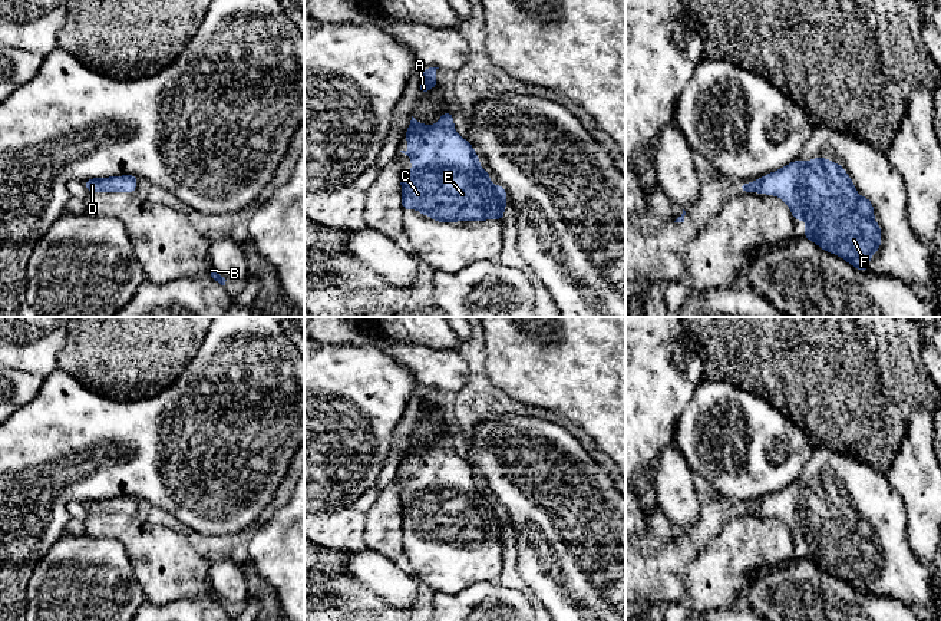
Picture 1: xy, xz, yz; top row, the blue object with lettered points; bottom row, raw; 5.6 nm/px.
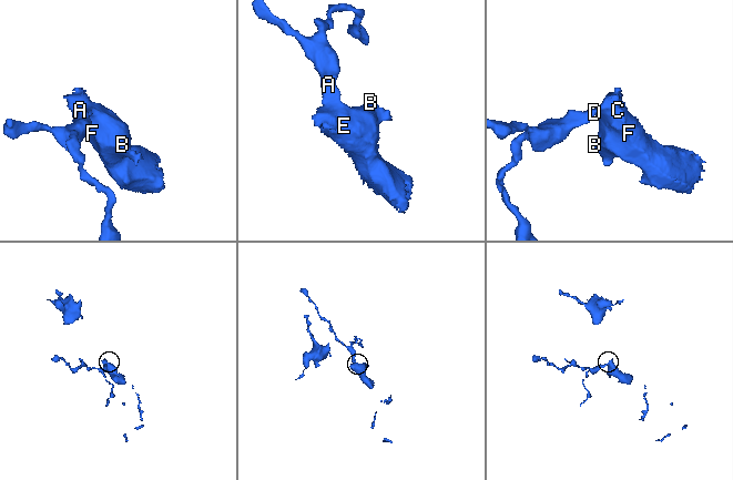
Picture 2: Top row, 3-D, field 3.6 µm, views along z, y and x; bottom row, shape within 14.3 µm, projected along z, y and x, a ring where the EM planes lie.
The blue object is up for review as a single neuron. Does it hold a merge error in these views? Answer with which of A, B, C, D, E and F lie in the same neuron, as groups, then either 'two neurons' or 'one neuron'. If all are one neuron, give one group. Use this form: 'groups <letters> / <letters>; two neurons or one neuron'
groups A B C D E F; one neuron

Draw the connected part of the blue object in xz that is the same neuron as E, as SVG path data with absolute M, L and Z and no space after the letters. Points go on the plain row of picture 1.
M445 433L433 447L419 445L412 437L406 463L410 469L400 473L412 479L412 495L402 495L400 499L403 531L419 531L439 544L503 541L506 511L491 505L491 492L479 488L479 478L469 462L455 453L450 433Z

